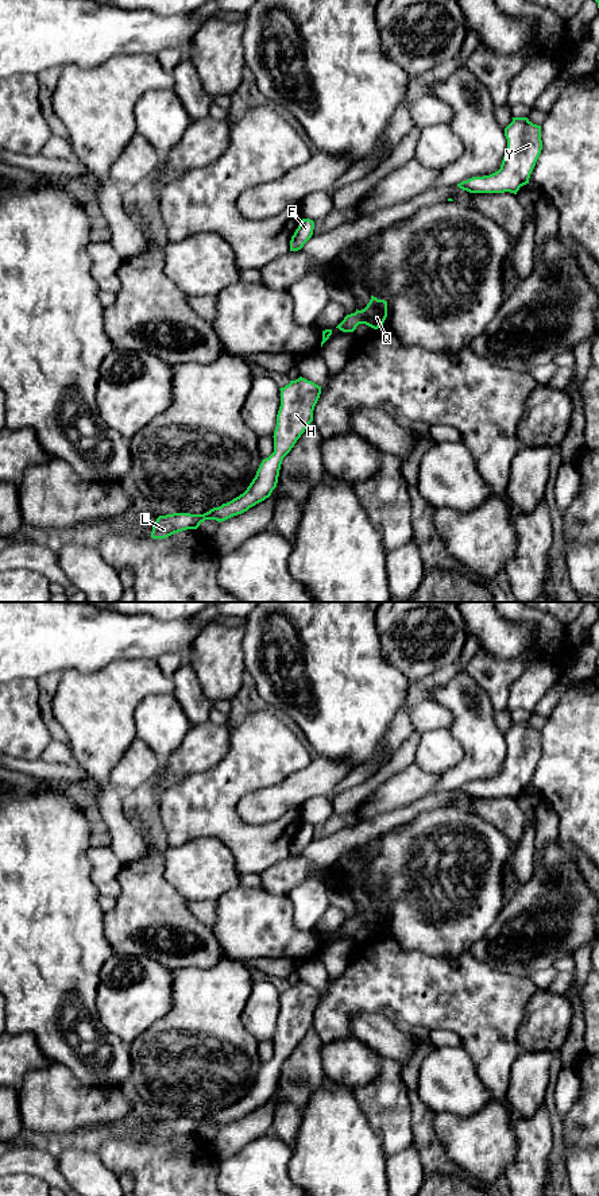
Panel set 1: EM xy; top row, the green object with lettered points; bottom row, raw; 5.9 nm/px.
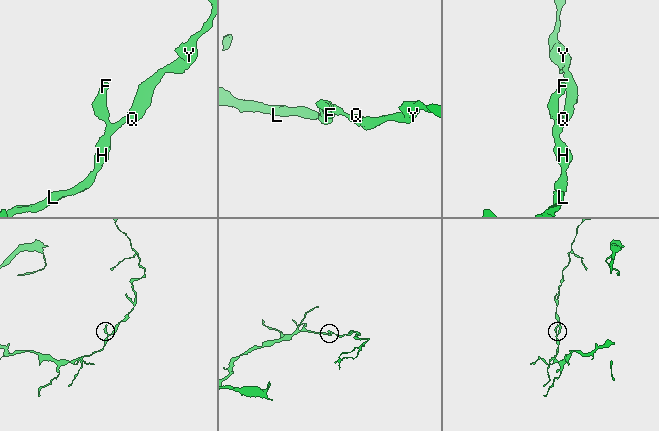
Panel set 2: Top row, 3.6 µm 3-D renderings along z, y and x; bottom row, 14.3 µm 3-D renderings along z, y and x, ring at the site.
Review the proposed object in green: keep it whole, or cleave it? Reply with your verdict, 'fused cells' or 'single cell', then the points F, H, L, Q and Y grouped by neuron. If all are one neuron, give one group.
single cell; groups F H L Q Y

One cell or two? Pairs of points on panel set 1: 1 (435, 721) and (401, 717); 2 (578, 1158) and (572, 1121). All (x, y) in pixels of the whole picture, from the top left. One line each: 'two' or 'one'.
1: two
2: two

